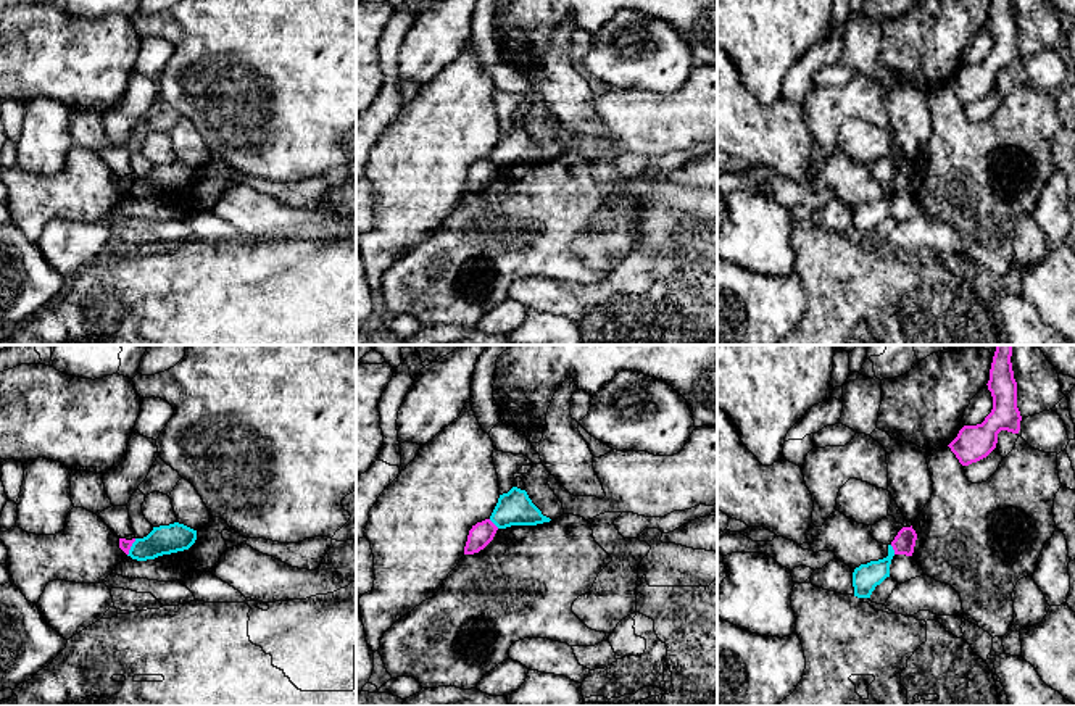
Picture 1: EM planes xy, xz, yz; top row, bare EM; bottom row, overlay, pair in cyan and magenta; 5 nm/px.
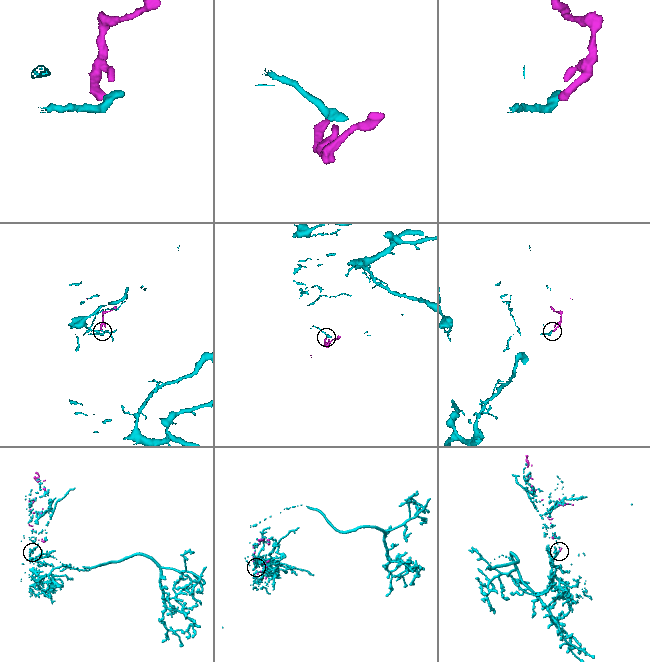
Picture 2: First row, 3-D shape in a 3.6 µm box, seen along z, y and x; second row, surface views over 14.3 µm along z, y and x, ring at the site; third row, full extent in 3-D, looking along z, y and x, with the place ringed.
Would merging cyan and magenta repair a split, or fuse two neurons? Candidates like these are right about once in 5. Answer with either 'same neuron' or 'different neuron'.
different neuron

